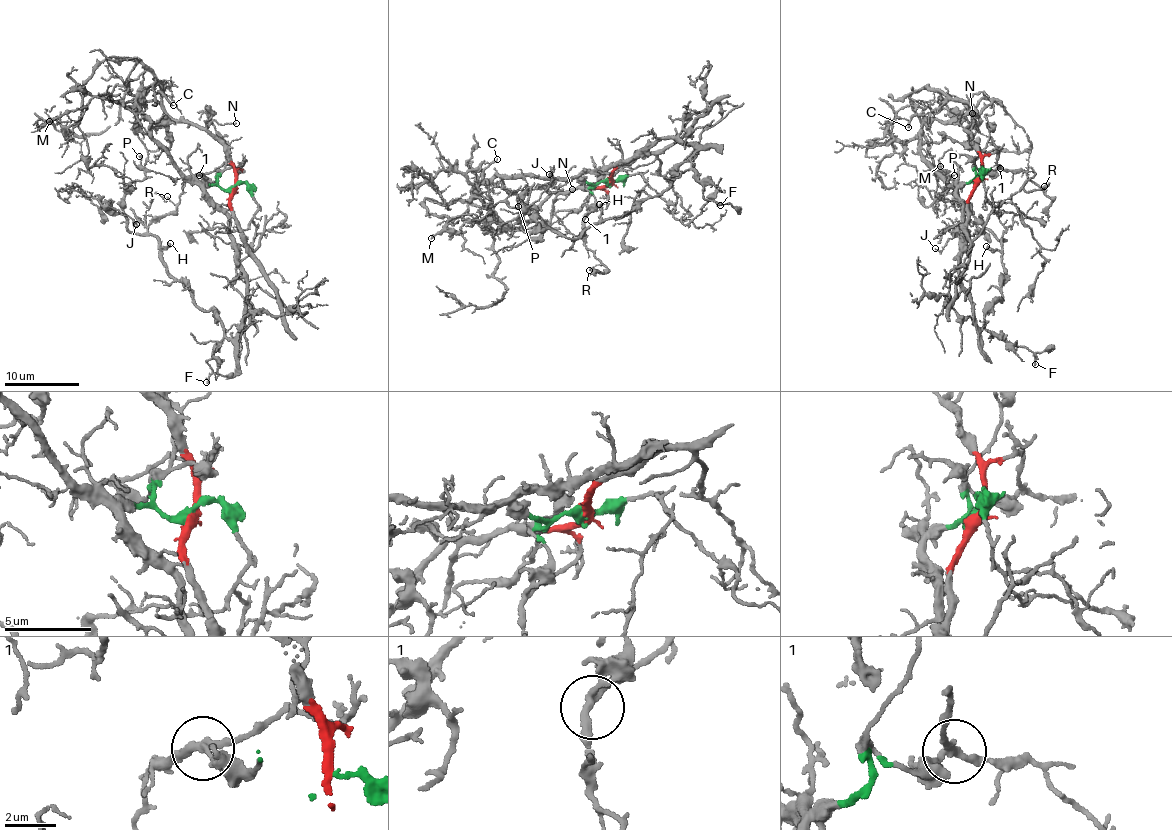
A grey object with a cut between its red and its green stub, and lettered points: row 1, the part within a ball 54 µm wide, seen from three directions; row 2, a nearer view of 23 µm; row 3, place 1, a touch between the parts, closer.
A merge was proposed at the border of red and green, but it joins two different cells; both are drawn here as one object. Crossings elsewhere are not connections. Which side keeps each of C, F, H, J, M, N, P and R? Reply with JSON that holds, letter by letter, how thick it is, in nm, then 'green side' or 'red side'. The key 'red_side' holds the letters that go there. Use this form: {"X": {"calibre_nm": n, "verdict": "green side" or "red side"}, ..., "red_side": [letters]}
{"C": {"calibre_nm": 180, "verdict": "red side"}, "F": {"calibre_nm": 180, "verdict": "green side"}, "H": {"calibre_nm": 260, "verdict": "green side"}, "J": {"calibre_nm": 130, "verdict": "green side"}, "M": {"calibre_nm": 170, "verdict": "red side"}, "N": {"calibre_nm": 100, "verdict": "red side"}, "P": {"calibre_nm": 130, "verdict": "green side"}, "R": {"calibre_nm": 110, "verdict": "red side"}, "red_side": ["C", "M", "N", "R"]}

